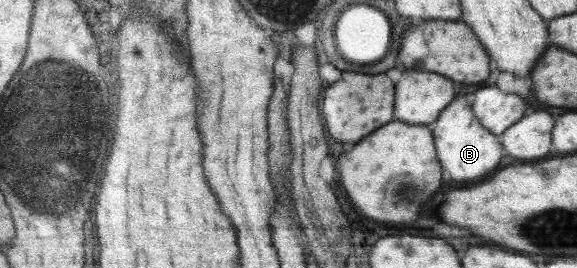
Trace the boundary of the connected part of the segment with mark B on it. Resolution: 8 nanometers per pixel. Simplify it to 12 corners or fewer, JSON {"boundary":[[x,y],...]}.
{"boundary":[[464,97],[431,134],[451,181],[485,179],[505,155]]}

